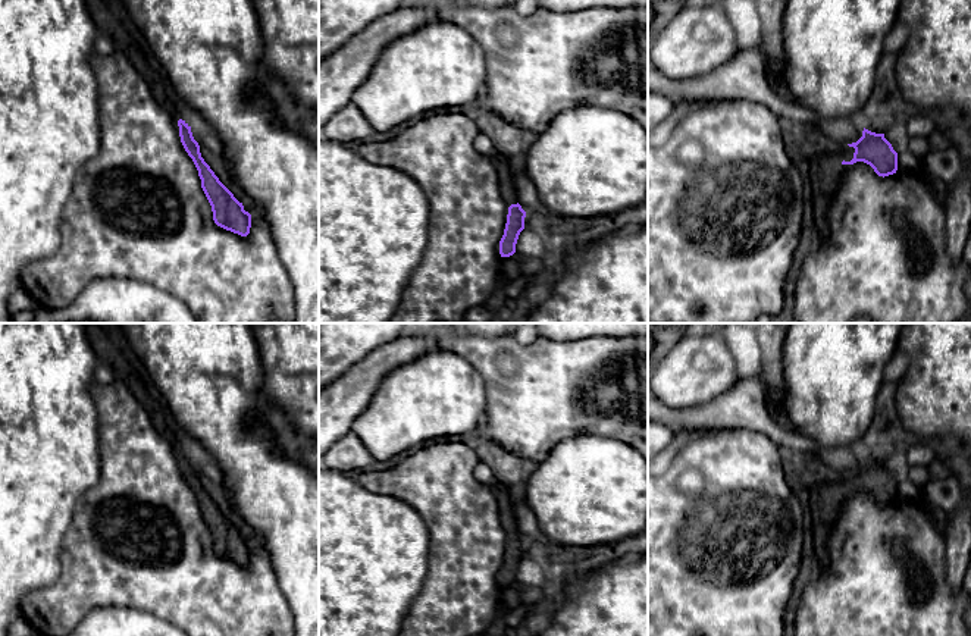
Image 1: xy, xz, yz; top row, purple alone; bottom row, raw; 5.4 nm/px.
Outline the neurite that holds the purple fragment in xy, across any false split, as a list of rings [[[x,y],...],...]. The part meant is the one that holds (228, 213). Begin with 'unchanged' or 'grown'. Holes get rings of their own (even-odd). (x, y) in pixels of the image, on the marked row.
unchanged; [[[182,119],[178,120],[178,126],[181,142],[198,170],[201,188],[212,206],[214,223],[226,231],[247,236],[251,228],[251,214],[244,210],[242,203],[234,197],[204,162],[191,126]]]

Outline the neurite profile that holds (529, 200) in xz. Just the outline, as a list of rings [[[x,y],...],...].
[[[516,172],[516,189],[517,189],[519,204],[524,212],[533,212],[545,216],[554,214],[541,201],[538,191],[530,178],[526,175],[526,172]]]

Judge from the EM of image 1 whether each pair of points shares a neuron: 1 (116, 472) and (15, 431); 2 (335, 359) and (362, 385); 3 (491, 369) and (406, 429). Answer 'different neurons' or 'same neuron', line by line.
1: different neurons
2: different neurons
3: different neurons

